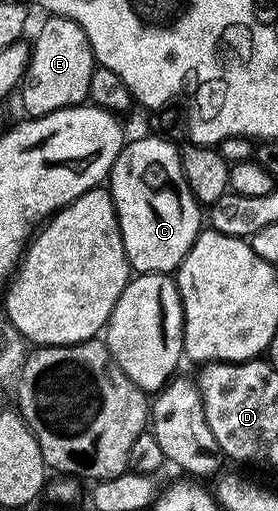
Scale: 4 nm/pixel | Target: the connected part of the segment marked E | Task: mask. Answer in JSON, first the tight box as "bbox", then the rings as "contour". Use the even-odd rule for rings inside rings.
{"bbox":[19,16,95,119],"contour":[[[50,16],[48,20],[37,33],[37,42],[32,42],[29,71],[19,93],[25,115],[31,119],[84,106],[89,101],[95,68],[93,47],[87,47],[83,27],[69,18]]]}

